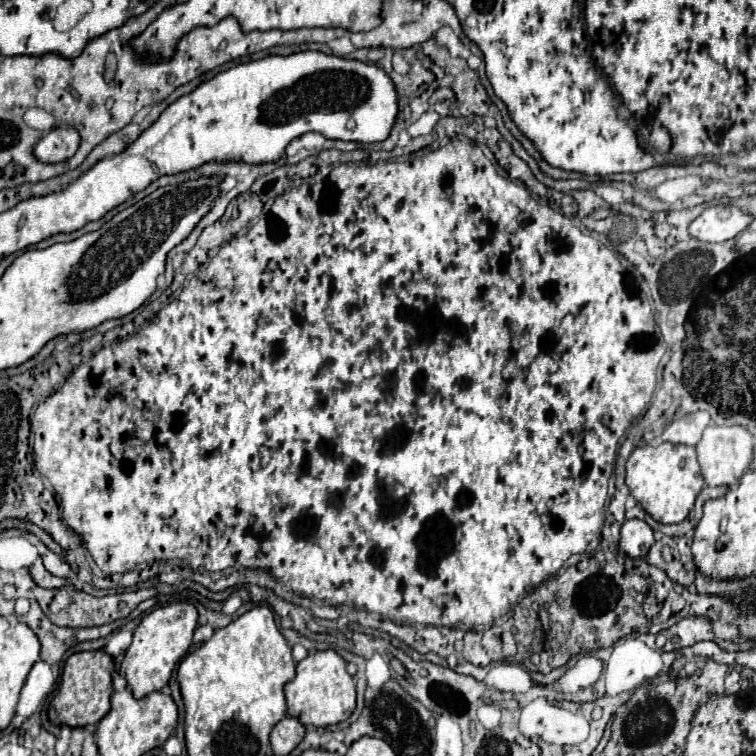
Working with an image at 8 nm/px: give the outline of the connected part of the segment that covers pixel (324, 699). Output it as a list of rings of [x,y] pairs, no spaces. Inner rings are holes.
[[[314,650],[296,666],[296,676],[284,686],[284,696],[288,704],[288,714],[298,718],[302,724],[312,724],[316,728],[334,726],[350,718],[356,708],[356,682],[346,672],[346,660],[328,650]]]

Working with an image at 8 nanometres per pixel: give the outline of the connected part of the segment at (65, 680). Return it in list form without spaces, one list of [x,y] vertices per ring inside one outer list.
[[[90,650],[90,652],[76,652],[72,654],[62,672],[62,680],[58,692],[54,694],[48,716],[54,724],[66,724],[70,728],[98,724],[102,716],[110,710],[110,696],[112,696],[112,670],[114,662],[112,656],[104,650]]]

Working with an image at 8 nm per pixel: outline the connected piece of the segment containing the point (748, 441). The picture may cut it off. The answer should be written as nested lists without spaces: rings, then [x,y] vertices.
[[[708,426],[696,446],[698,464],[708,486],[732,486],[748,470],[752,462],[754,438],[742,426]]]

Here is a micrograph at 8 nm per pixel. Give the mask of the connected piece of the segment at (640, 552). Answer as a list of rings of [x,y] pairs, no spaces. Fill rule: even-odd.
[[[632,518],[622,524],[618,546],[630,558],[644,558],[652,544],[654,544],[654,534],[644,520]]]

